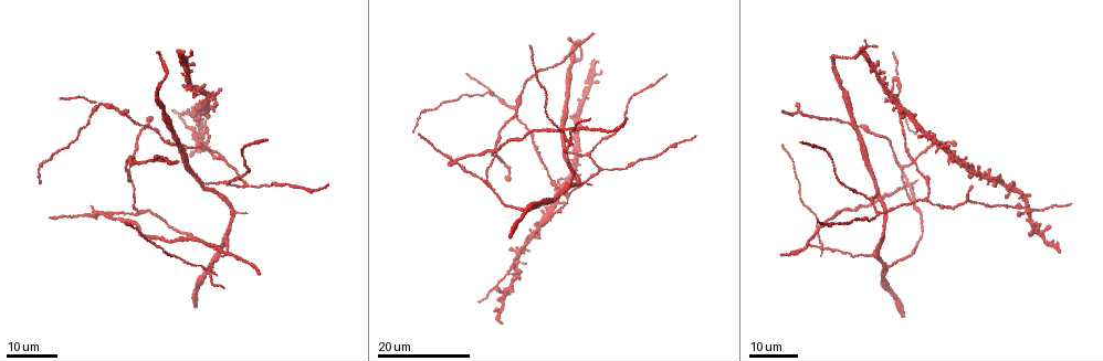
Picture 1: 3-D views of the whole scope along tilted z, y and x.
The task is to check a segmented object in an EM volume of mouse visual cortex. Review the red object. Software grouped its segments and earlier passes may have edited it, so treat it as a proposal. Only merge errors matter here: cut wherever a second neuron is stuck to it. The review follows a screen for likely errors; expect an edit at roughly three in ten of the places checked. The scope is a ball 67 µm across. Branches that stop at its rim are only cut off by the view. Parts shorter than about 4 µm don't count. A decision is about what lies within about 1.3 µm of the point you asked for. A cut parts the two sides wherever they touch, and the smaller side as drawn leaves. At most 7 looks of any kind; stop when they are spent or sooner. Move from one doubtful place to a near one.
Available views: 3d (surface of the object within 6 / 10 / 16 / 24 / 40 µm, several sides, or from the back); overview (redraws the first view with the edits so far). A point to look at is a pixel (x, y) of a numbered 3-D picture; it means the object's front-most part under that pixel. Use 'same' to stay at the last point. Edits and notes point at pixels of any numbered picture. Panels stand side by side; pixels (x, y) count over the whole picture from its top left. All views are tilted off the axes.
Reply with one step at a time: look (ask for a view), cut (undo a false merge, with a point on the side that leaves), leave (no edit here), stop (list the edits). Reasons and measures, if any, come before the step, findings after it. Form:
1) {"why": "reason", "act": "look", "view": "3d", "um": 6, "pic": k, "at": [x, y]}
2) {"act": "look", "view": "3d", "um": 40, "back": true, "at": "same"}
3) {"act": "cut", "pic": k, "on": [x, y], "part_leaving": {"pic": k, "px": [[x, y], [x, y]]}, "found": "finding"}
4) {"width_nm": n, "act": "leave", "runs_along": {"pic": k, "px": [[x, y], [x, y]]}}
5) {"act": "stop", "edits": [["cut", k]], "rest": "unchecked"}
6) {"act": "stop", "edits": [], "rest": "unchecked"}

{"act": "look", "view": "3d", "um": 16, "pic": 1, "at": [875, 254]}

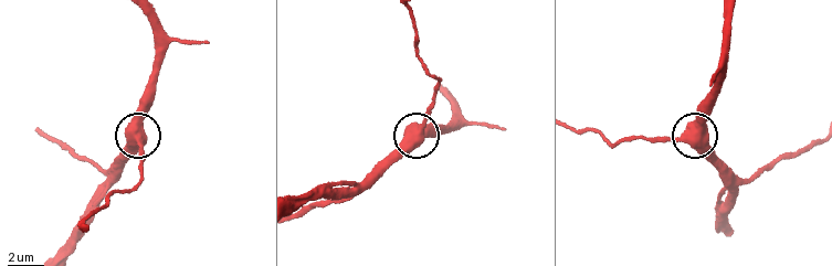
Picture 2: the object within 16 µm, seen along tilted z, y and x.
{"act": "look", "view": "3d", "um": 10, "pic": 2, "at": [687, 140]}

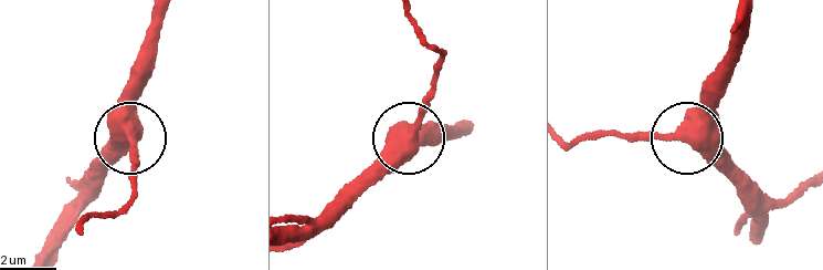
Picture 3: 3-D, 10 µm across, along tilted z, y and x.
{"act": "leave", "runs_along": {"pic": 3, "px": [[158, 21], [128, 137], [137, 174]]}, "found": "continuous, no second neuron"}

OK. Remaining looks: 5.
{"why": "looks like a crossing", "act": "look", "view": "3d", "um": 24, "pic": 1, "at": [821, 247]}

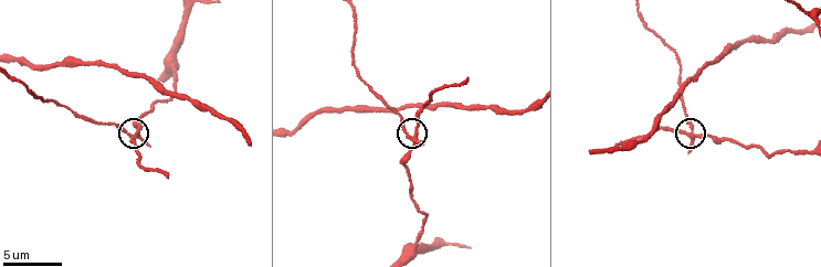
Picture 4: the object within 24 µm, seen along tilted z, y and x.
{"act": "look", "view": "3d", "um": 6, "pic": 4, "at": [691, 138]}

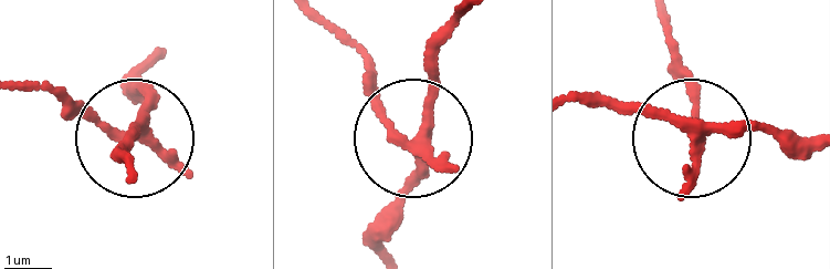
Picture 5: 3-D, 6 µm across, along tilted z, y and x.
{"width_nm": 220, "act": "cut", "pic": 5, "on": [82, 106], "found": "a second neuron is stuck on"}

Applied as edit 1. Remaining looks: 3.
{"why": "redraw", "act": "look", "view": "overview"}

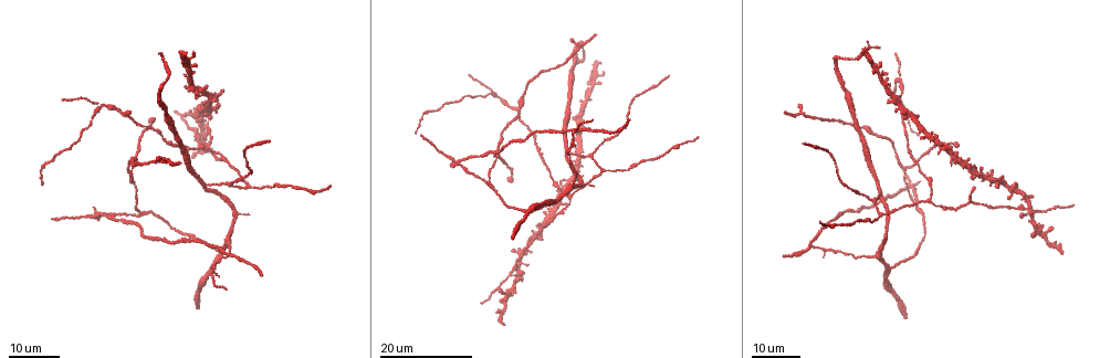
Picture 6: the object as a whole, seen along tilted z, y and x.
{"why": "looks like a crossing", "act": "look", "view": "3d", "um": 24, "pic": 6, "at": [458, 163]}

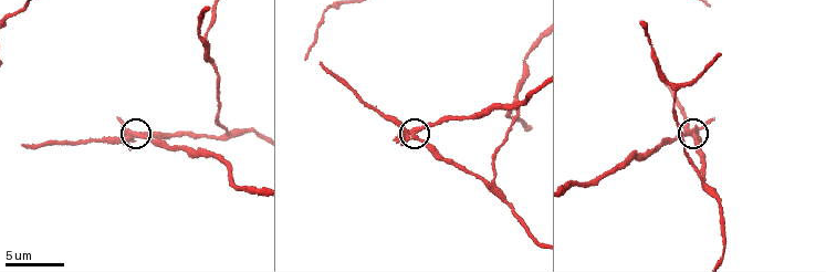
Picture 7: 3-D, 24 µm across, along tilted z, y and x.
{"act": "look", "view": "3d", "um": 6, "pic": 7, "at": [132, 131]}

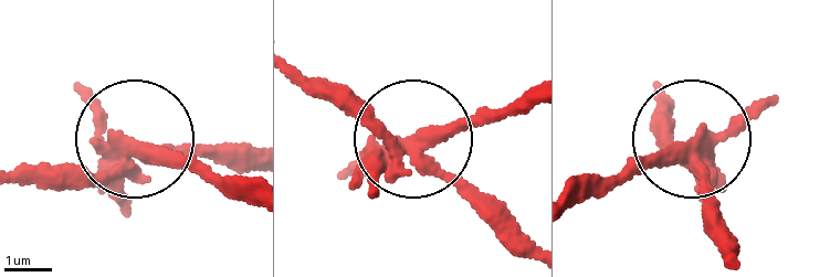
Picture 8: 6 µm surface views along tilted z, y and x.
{"side_arm_um": 11, "act": "cut", "pic": 8, "on": [171, 162], "part_leaving": {"pic": 8, "px": [[132, 163], [168, 160], [254, 192]]}, "found": "two neurons meet here"}

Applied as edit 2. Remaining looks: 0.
{"act": "stop", "edits": [["cut", 5], ["cut", 8]], "rest": "unchecked"}

